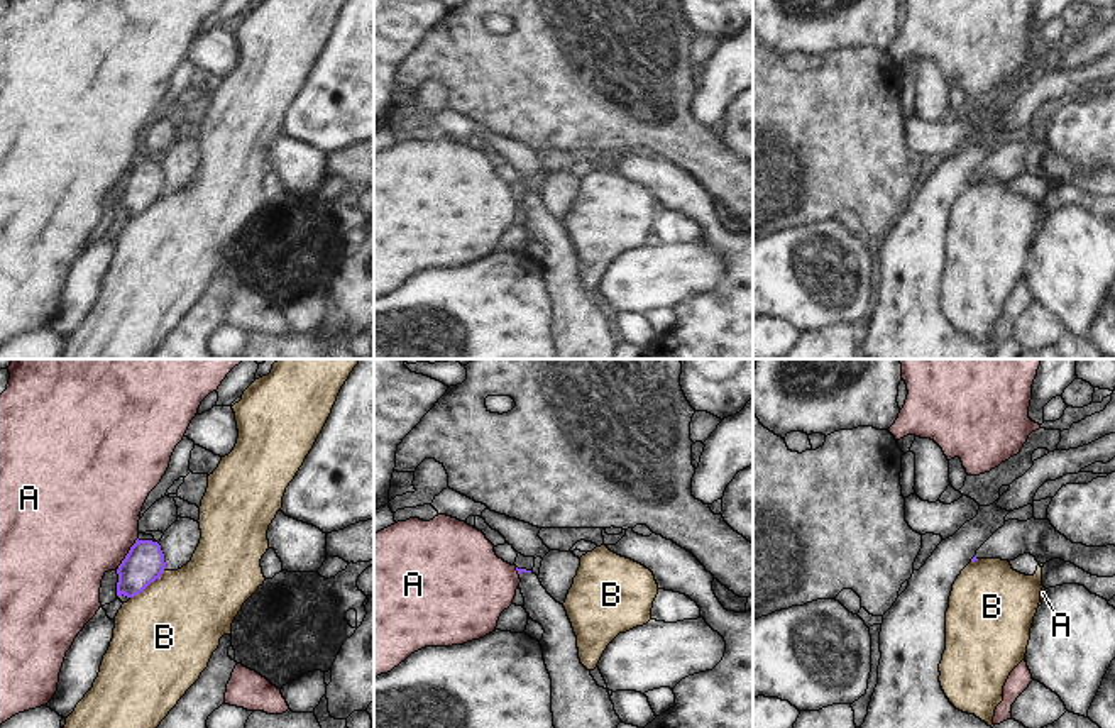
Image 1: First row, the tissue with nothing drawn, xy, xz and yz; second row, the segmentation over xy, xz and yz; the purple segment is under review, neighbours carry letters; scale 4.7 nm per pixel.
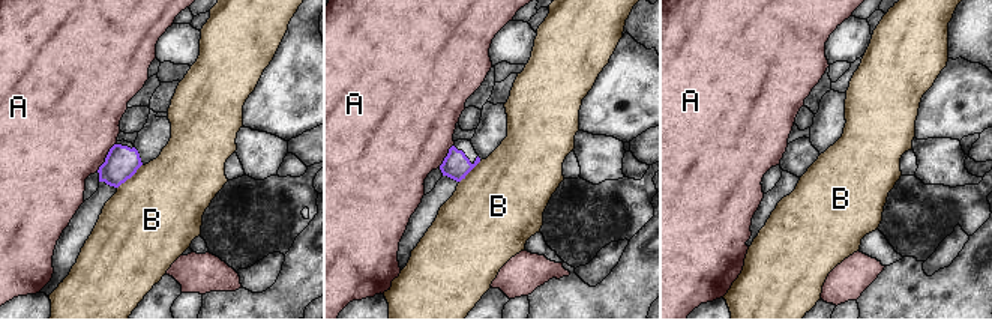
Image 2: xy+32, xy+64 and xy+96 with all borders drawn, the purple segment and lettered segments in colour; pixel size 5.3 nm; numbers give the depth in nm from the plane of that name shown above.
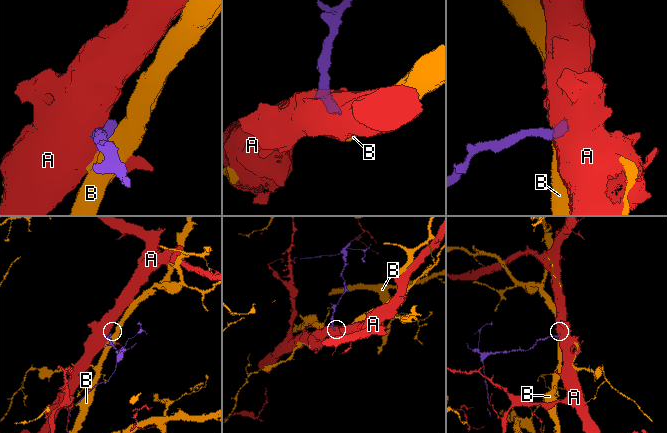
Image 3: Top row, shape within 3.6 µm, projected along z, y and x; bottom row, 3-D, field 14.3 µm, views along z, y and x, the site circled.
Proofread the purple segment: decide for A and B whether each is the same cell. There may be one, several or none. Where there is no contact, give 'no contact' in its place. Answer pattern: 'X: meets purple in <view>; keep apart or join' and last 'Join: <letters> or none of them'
A: meets purple in xy; keep apart
B: meets purple in xy; keep apart
Join: none of them

